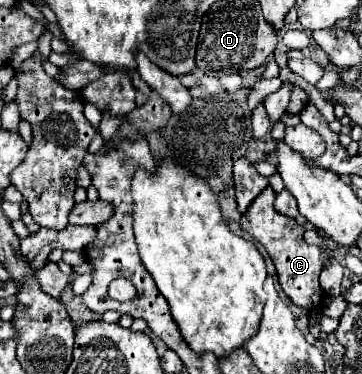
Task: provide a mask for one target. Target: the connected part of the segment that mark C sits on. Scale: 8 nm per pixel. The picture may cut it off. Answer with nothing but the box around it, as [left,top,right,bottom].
[240,187,328,311]

